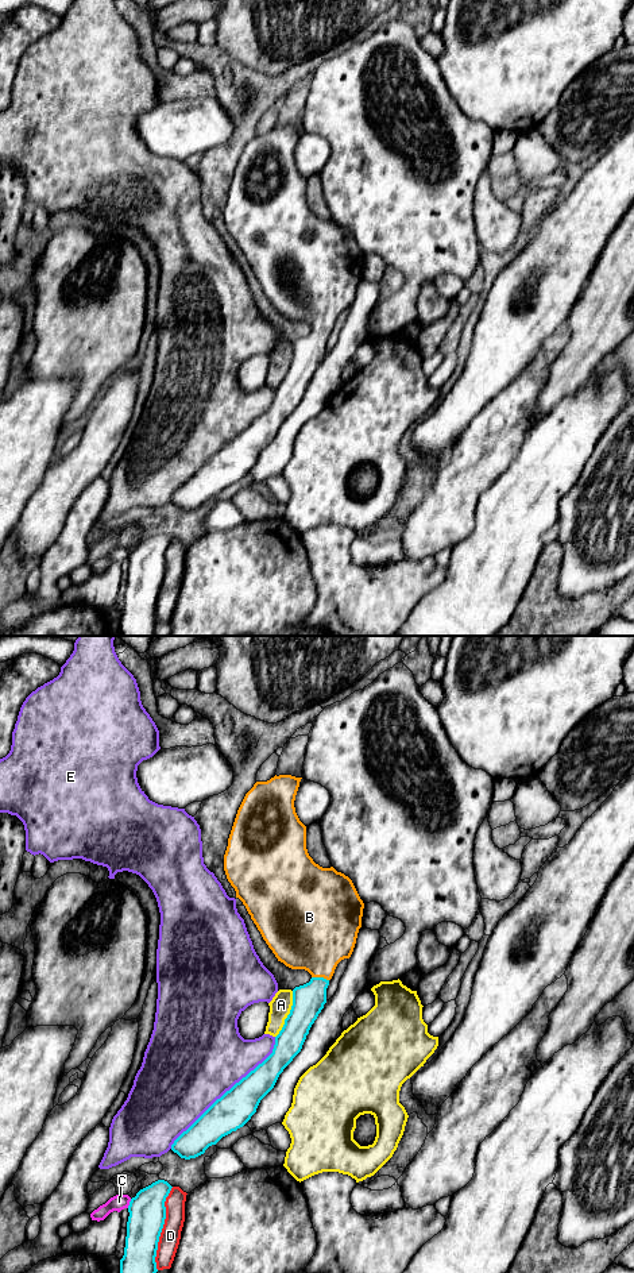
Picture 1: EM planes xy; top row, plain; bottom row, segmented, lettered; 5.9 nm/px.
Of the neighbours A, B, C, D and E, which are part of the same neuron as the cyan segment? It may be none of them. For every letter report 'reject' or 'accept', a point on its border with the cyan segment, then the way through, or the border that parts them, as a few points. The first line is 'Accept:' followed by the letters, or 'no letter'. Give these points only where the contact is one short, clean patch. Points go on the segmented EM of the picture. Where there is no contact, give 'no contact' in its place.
Accept: B
A: reject | xy (289, 1014)
B: accept | xy (320, 978) | across xy (308, 1000), (314, 992), (320, 978), (316, 936)
C: reject | xy (130, 1203)
D: reject | xy (162, 1227)
E: reject | xy (227, 1091)

